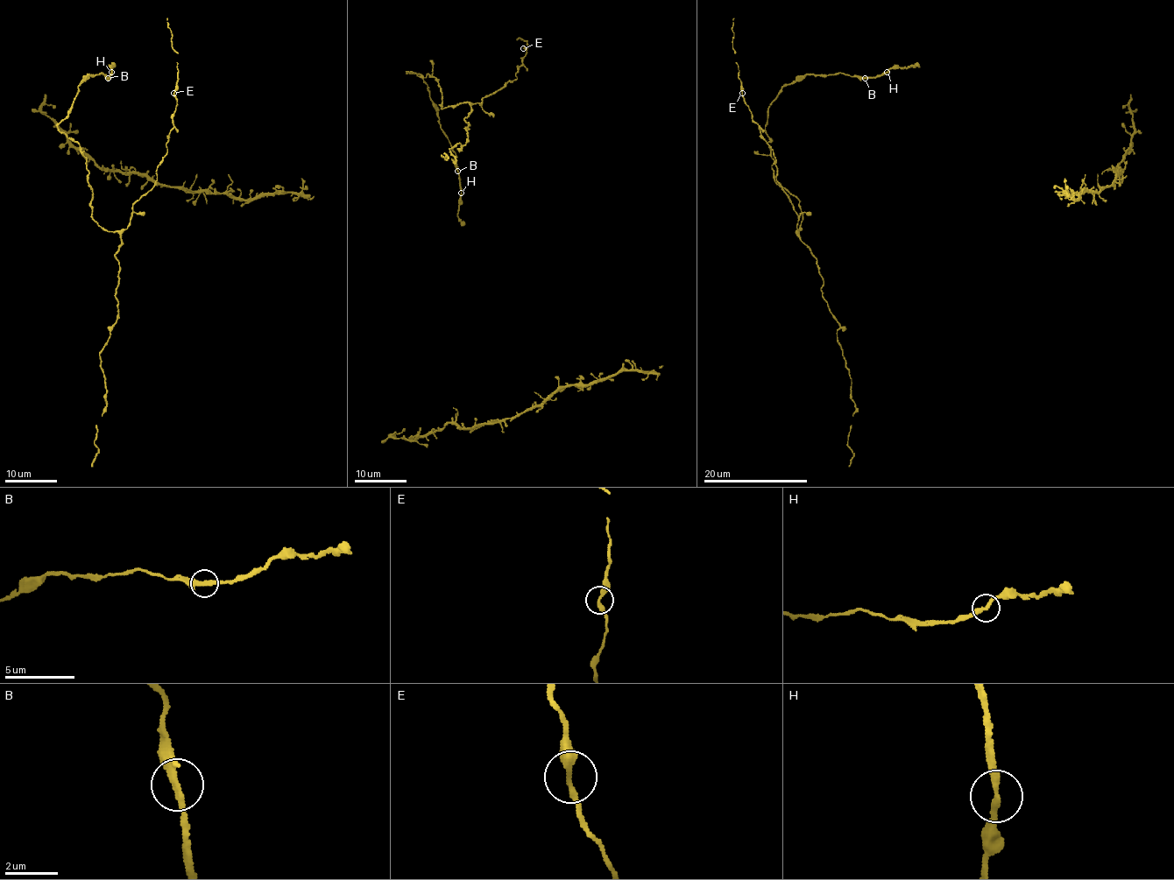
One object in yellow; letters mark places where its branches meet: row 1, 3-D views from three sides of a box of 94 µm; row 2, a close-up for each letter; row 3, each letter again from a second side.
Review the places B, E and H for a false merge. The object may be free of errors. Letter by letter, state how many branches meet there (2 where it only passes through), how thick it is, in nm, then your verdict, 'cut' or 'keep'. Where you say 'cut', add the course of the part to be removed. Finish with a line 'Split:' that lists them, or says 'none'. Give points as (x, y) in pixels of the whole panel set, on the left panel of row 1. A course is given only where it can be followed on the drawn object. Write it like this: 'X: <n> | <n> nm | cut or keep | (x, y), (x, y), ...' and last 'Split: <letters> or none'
B: 2 | 240 nm | keep
E: 2 | 260 nm | keep
H: 2 | 240 nm | keep
Split: none

